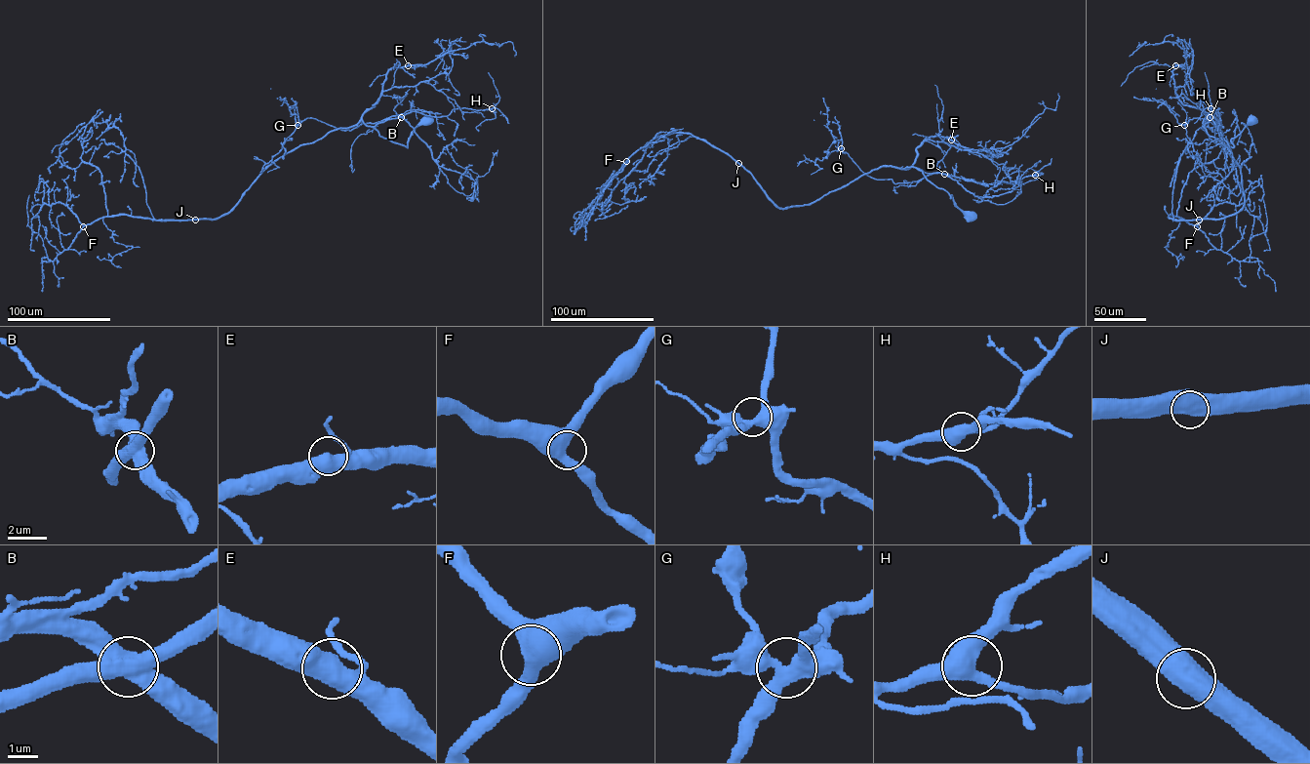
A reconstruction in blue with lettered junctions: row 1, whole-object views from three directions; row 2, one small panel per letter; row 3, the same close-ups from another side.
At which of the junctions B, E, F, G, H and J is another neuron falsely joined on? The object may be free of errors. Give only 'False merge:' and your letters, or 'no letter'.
False merge: B

